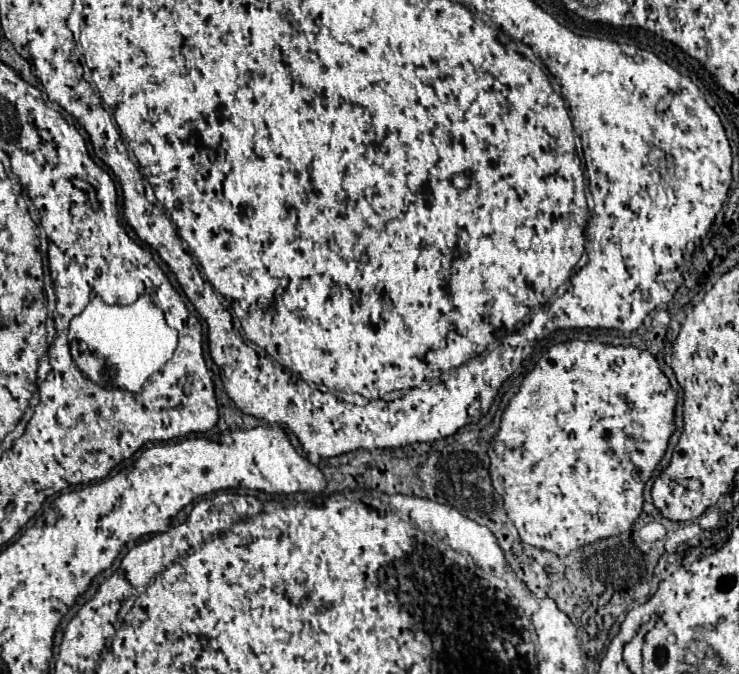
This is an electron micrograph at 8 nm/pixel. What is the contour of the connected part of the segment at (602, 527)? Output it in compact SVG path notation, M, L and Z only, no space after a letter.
M570 340L564 344L552 346L538 360L536 368L524 378L520 392L510 400L508 408L502 414L500 430L488 448L488 454L492 460L492 464L490 464L492 484L494 484L496 492L504 498L506 512L508 512L510 520L514 522L514 526L518 528L522 542L528 546L550 550L558 556L566 556L568 552L572 552L584 544L590 544L594 540L616 536L620 532L630 530L642 512L644 484L650 480L652 470L656 468L656 464L664 456L664 452L668 448L668 438L674 432L674 406L676 406L676 392L670 388L670 382L662 374L662 370L658 368L658 362L654 360L654 356L646 350L638 350L632 346L628 346L628 348L606 346L600 342L580 342L580 340Z

